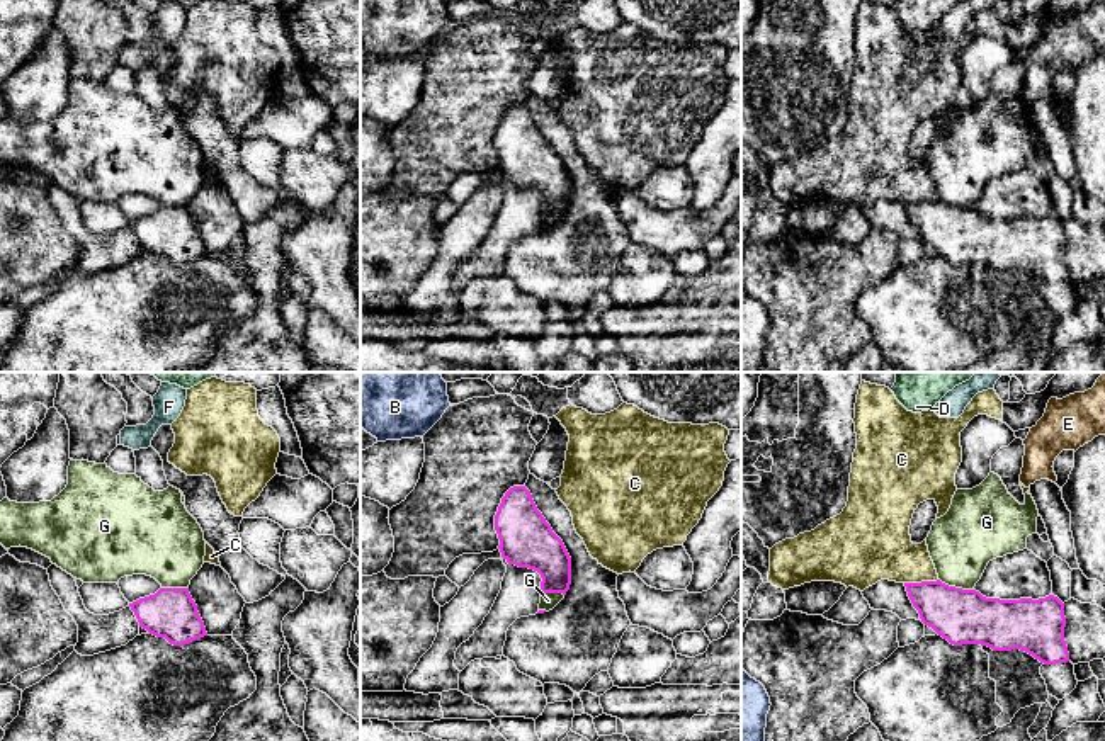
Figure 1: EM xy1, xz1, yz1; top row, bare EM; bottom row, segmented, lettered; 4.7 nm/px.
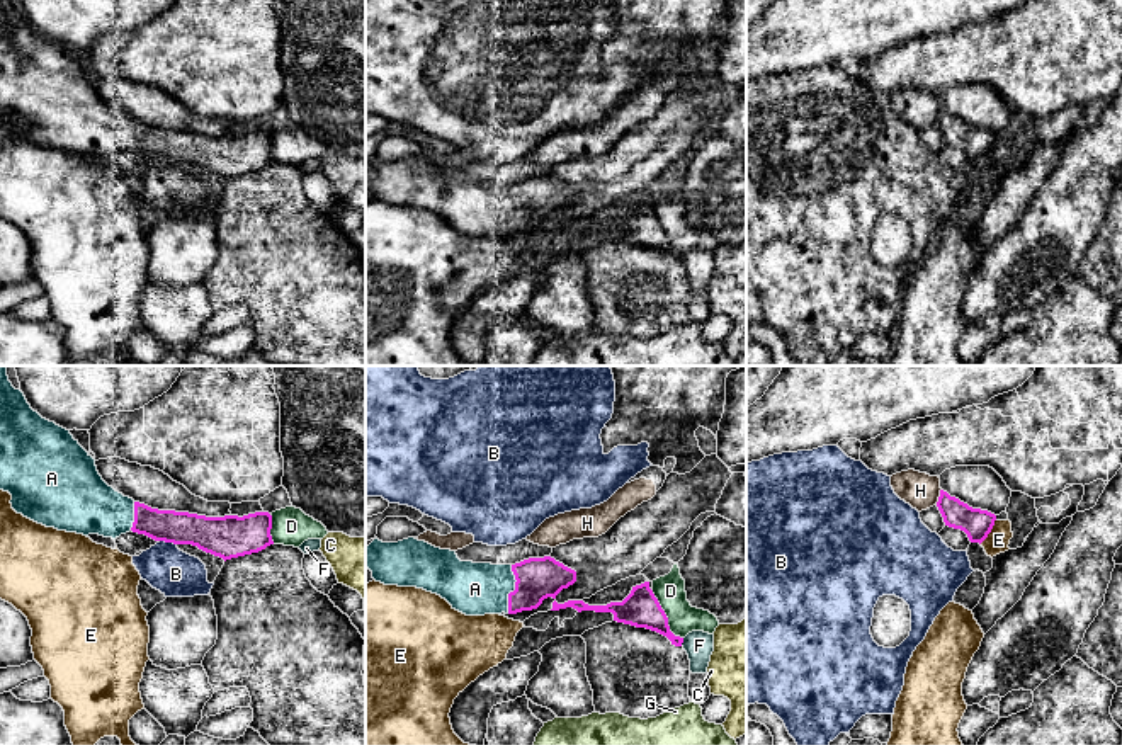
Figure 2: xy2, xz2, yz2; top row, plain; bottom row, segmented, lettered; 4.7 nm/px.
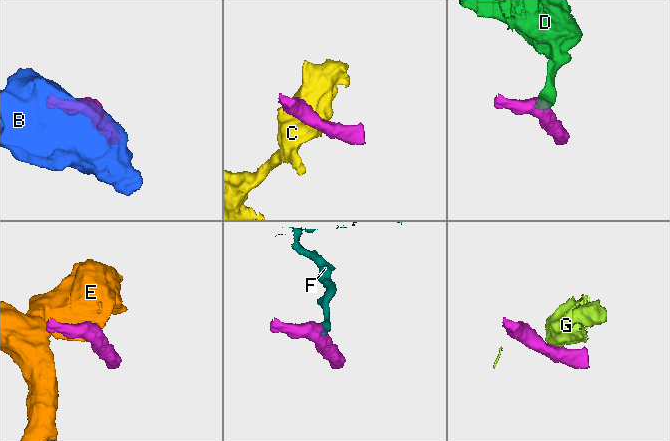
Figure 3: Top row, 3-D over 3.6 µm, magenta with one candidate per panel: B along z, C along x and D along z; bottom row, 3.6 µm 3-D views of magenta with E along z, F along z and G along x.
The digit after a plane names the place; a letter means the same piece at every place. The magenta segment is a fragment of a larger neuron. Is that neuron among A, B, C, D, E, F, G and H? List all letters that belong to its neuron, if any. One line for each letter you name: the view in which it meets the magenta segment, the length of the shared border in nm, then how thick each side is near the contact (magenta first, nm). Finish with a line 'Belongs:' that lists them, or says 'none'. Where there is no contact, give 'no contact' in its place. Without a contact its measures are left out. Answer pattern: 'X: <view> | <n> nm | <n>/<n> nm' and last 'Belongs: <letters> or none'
A: xz2 | 240 nm | 200/260 nm
Belongs: A

